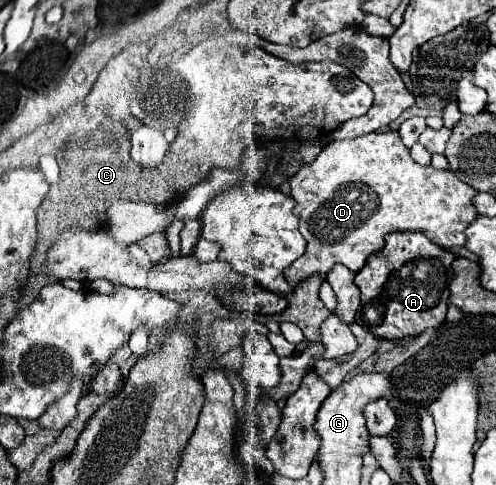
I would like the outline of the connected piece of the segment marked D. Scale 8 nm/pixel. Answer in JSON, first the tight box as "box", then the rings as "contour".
{"box":[284,132,476,288],"contour":[[[372,132],[352,140],[332,140],[322,148],[314,162],[300,168],[288,184],[290,196],[296,200],[300,232],[306,240],[304,256],[284,272],[286,282],[294,288],[312,274],[326,276],[334,264],[344,264],[348,270],[358,272],[366,258],[384,246],[384,236],[390,232],[426,232],[426,236],[432,236],[432,240],[442,248],[464,246],[464,230],[472,220],[476,220],[476,210],[472,210],[472,196],[476,190],[462,184],[450,170],[416,164],[398,132]]]}

